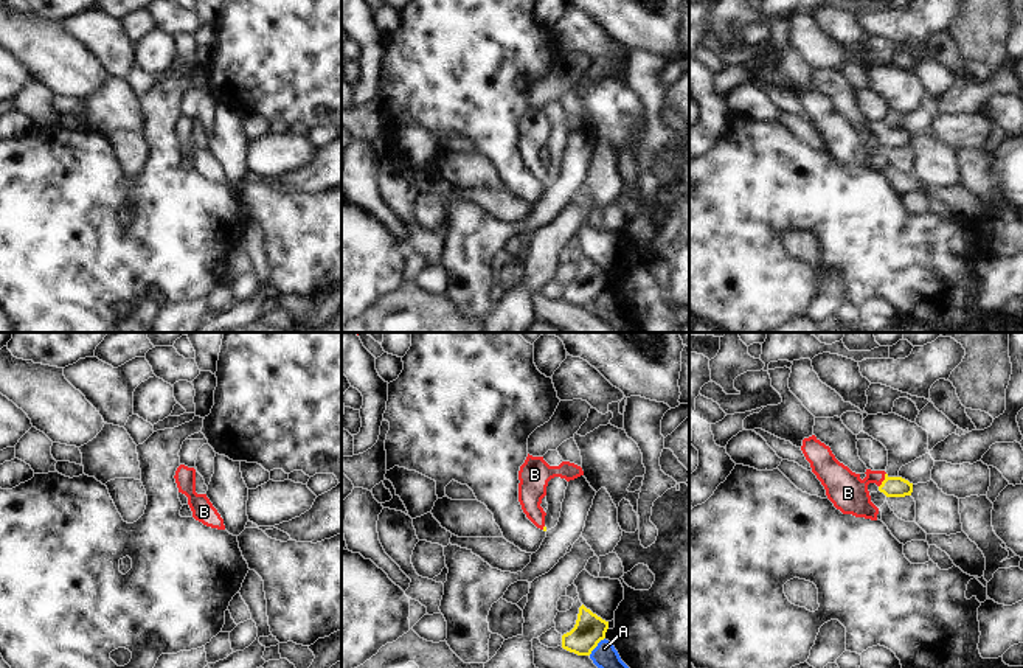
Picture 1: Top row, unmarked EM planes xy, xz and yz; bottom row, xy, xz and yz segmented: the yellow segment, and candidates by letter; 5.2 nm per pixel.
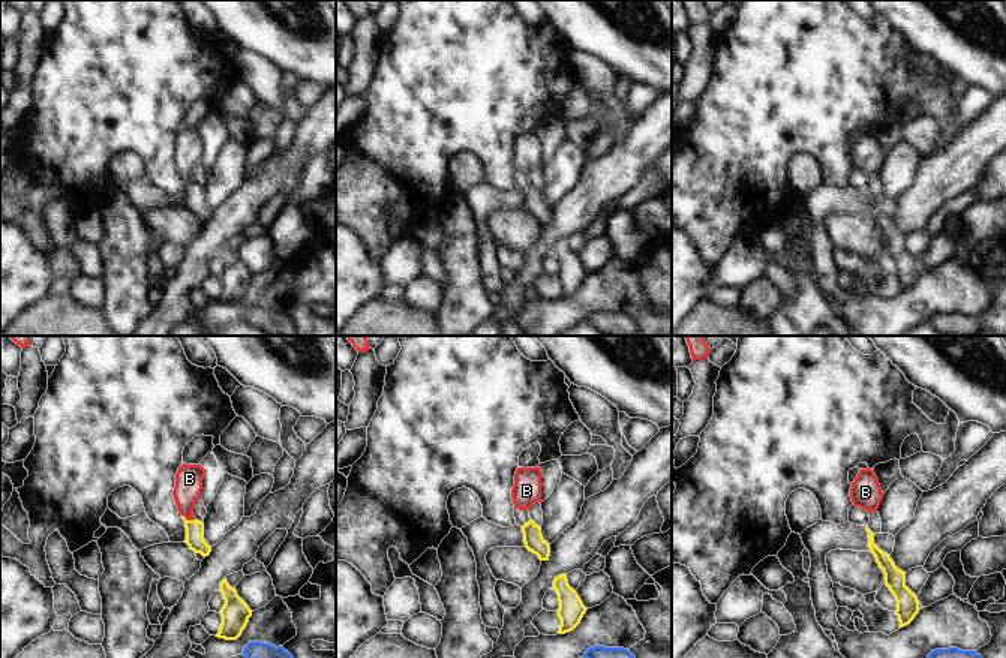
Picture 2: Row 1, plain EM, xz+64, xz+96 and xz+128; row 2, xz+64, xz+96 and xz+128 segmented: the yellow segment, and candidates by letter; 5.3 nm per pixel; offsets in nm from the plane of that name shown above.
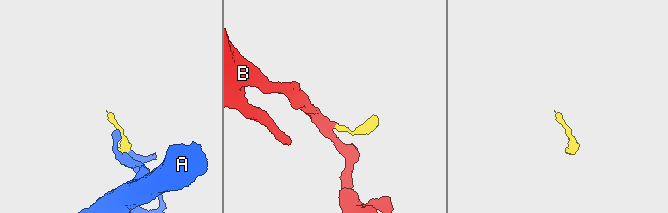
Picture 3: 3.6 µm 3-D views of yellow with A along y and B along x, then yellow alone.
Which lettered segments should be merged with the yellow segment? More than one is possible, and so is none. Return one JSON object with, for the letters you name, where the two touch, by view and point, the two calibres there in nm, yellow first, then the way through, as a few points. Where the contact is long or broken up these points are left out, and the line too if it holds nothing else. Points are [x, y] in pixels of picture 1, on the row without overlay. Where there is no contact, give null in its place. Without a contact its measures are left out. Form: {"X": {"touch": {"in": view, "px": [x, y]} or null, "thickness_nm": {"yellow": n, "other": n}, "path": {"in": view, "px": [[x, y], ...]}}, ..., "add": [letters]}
{"B": {"touch": {"in": "yz", "px": [884, 132]}, "thickness_nm": {"yellow": 110, "other": 200}, "path": {"in": "yz", "px": [[891, 139], [884, 132], [868, 131], [848, 145]]}}, "add": ["B"]}

